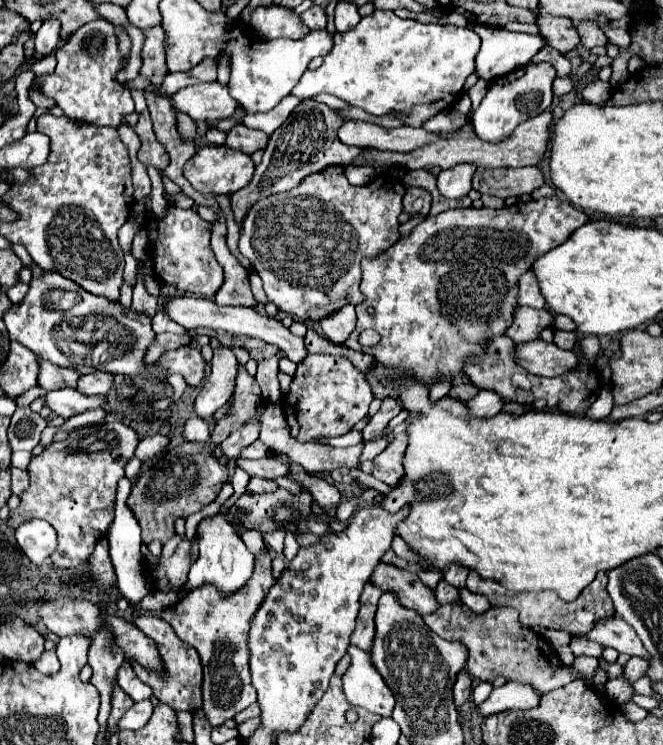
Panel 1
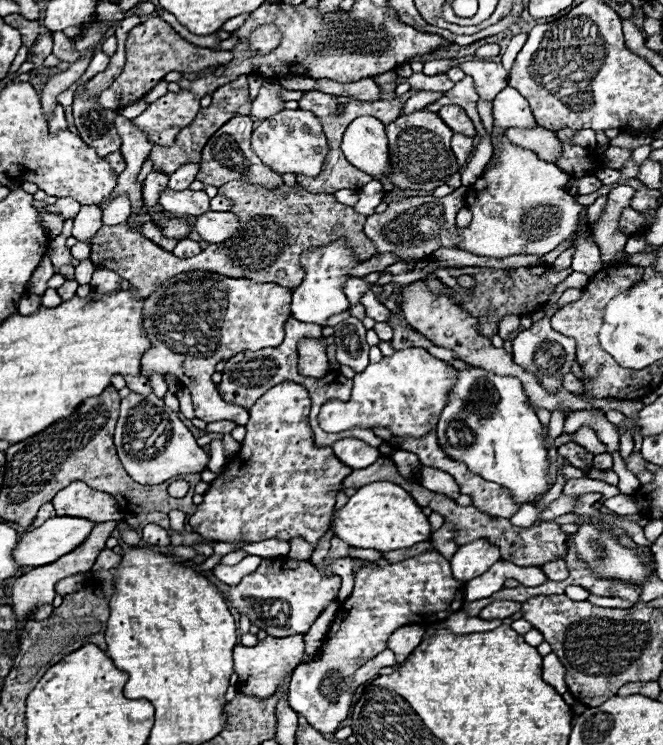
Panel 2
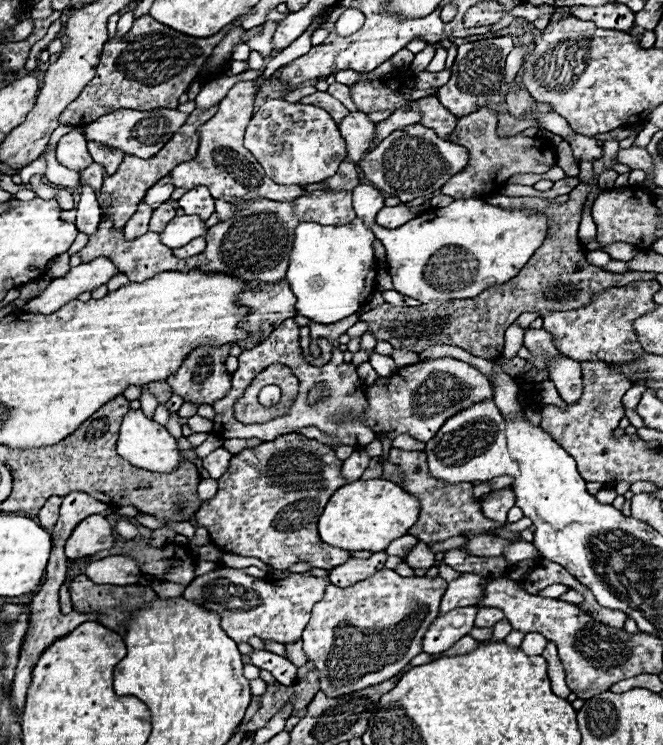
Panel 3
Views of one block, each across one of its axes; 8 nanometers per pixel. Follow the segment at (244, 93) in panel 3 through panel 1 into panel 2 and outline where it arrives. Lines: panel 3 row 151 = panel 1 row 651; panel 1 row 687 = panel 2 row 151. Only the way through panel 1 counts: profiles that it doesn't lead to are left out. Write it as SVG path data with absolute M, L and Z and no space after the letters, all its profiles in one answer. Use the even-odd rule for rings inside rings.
M236 114L220 130L216 130L214 136L208 140L208 144L202 150L202 162L200 162L200 170L198 170L196 180L200 180L204 186L216 186L216 188L224 186L230 180L256 184L256 186L262 186L266 190L280 188L284 184L282 176L272 172L268 166L260 164L260 158L250 148L252 128L254 128L254 122L250 120L250 116Z

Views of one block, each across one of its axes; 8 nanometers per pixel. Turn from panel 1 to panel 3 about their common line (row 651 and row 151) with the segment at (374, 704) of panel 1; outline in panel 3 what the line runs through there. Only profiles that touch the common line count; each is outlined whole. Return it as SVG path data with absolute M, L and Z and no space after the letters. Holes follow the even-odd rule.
M356 110L356 112L350 112L348 116L344 116L338 126L340 126L340 132L342 132L346 144L348 144L348 160L360 162L372 142L376 124L370 122L364 112Z

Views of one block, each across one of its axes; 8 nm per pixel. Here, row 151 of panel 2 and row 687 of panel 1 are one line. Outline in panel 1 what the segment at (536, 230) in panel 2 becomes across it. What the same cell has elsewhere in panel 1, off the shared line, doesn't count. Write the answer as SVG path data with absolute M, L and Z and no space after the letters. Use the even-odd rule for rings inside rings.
M506 682L504 686L494 688L492 694L488 696L488 700L478 706L478 710L482 716L488 716L488 714L506 712L506 710L534 708L538 704L538 700L540 700L540 696L528 684Z

